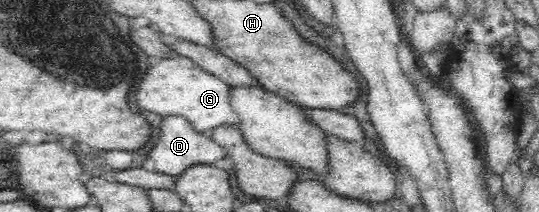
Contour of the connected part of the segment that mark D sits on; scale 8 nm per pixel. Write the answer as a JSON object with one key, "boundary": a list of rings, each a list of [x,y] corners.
{"boundary":[[[168,116],[162,118],[160,136],[147,158],[152,162],[152,170],[168,176],[178,176],[196,164],[212,165],[217,160],[222,160],[225,155],[227,154],[222,145],[216,143],[208,134],[196,131],[184,116]]]}

